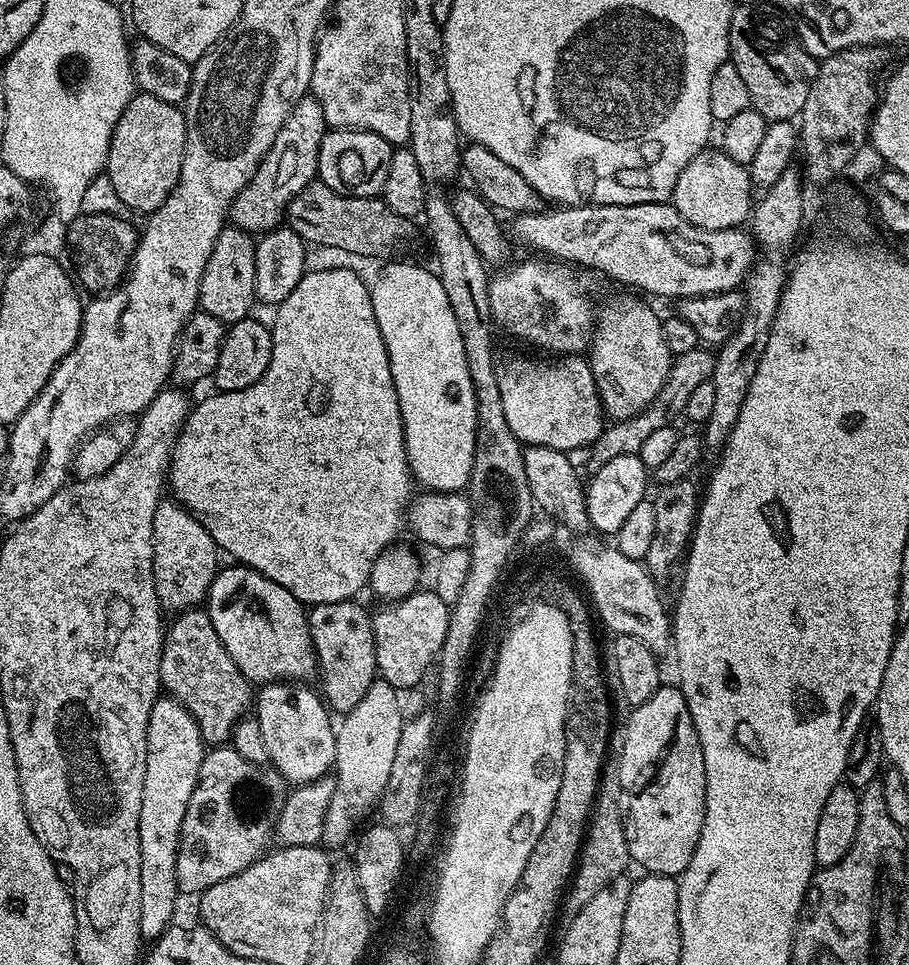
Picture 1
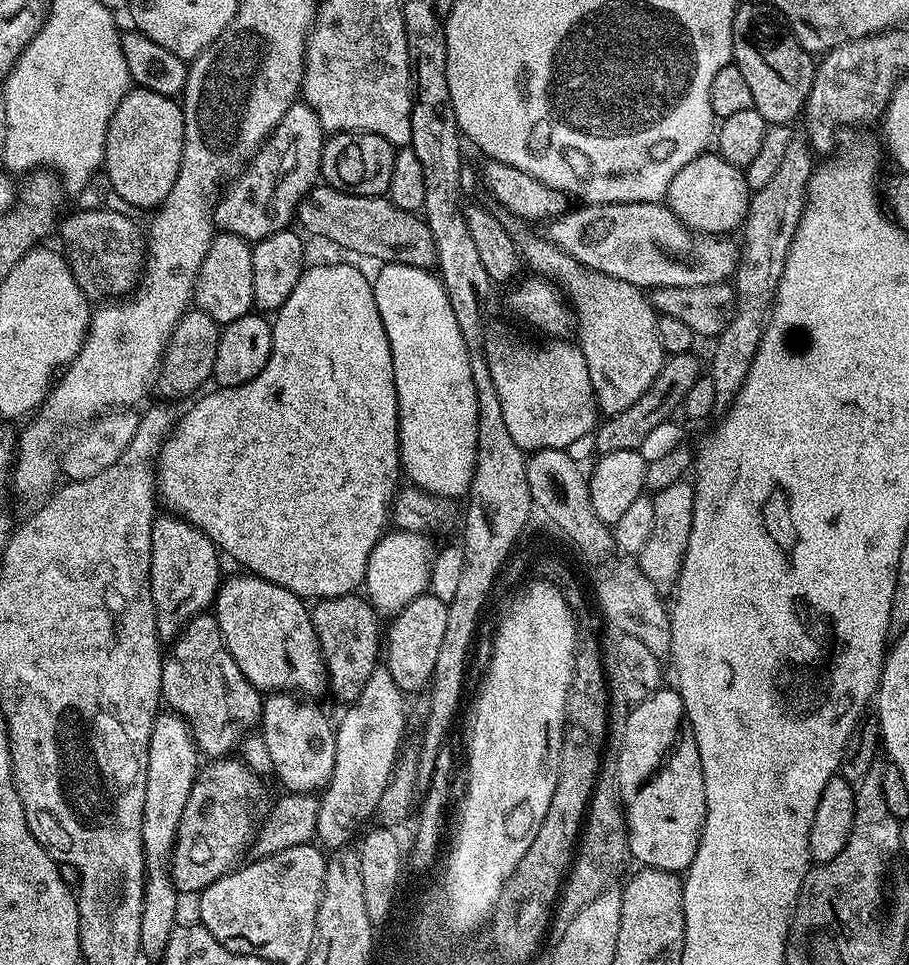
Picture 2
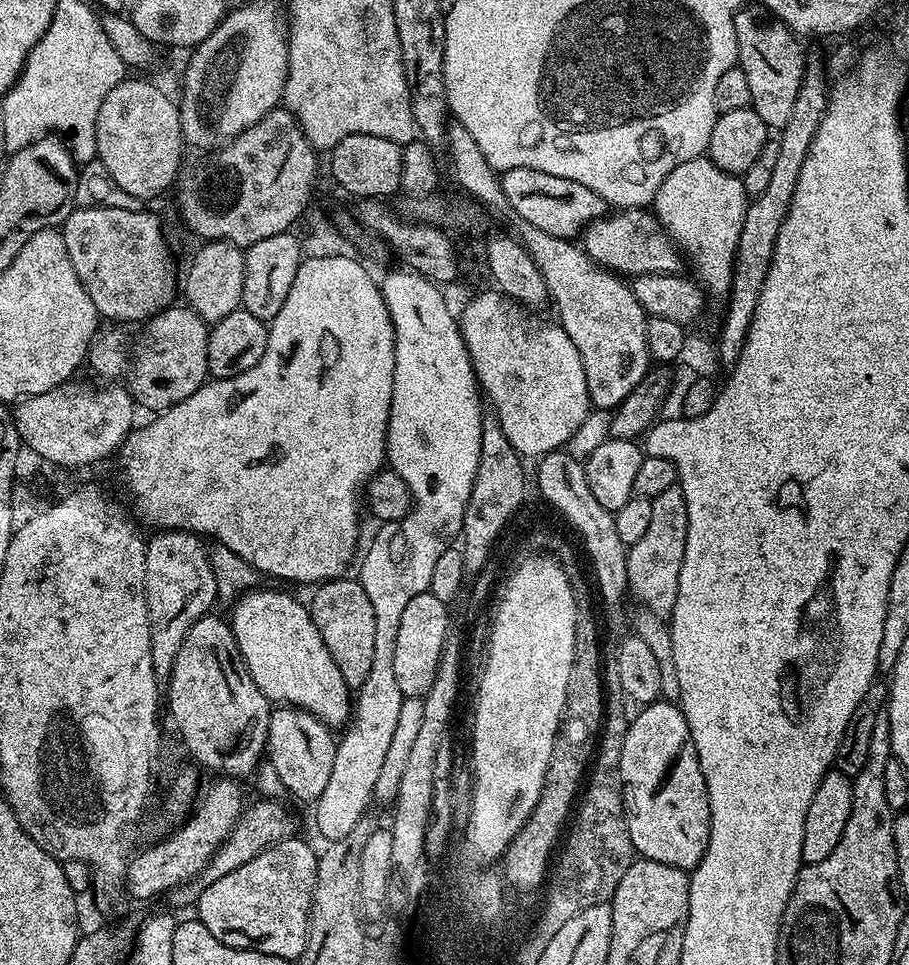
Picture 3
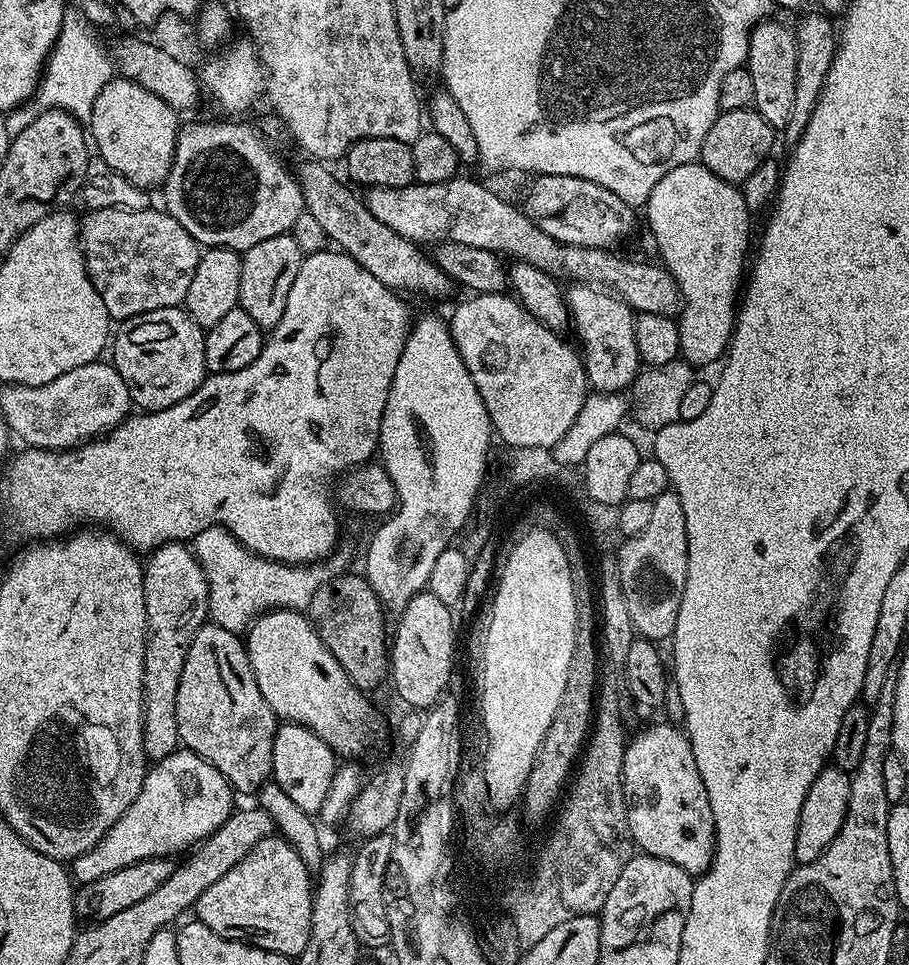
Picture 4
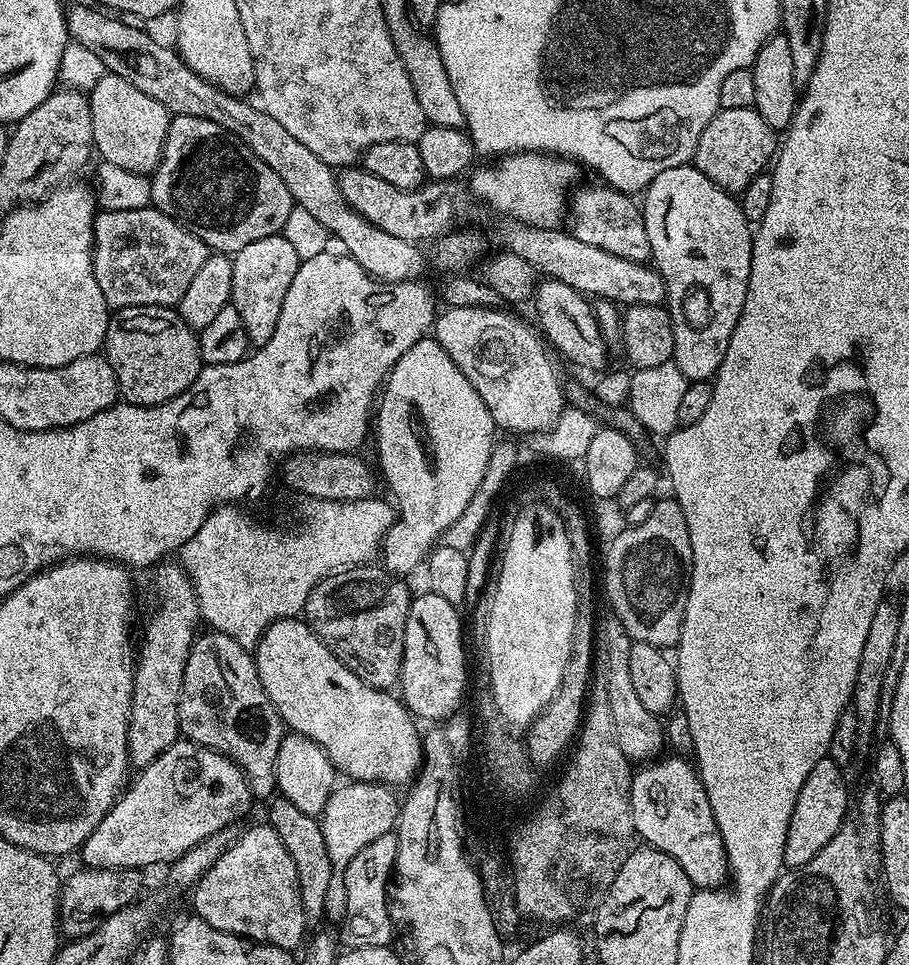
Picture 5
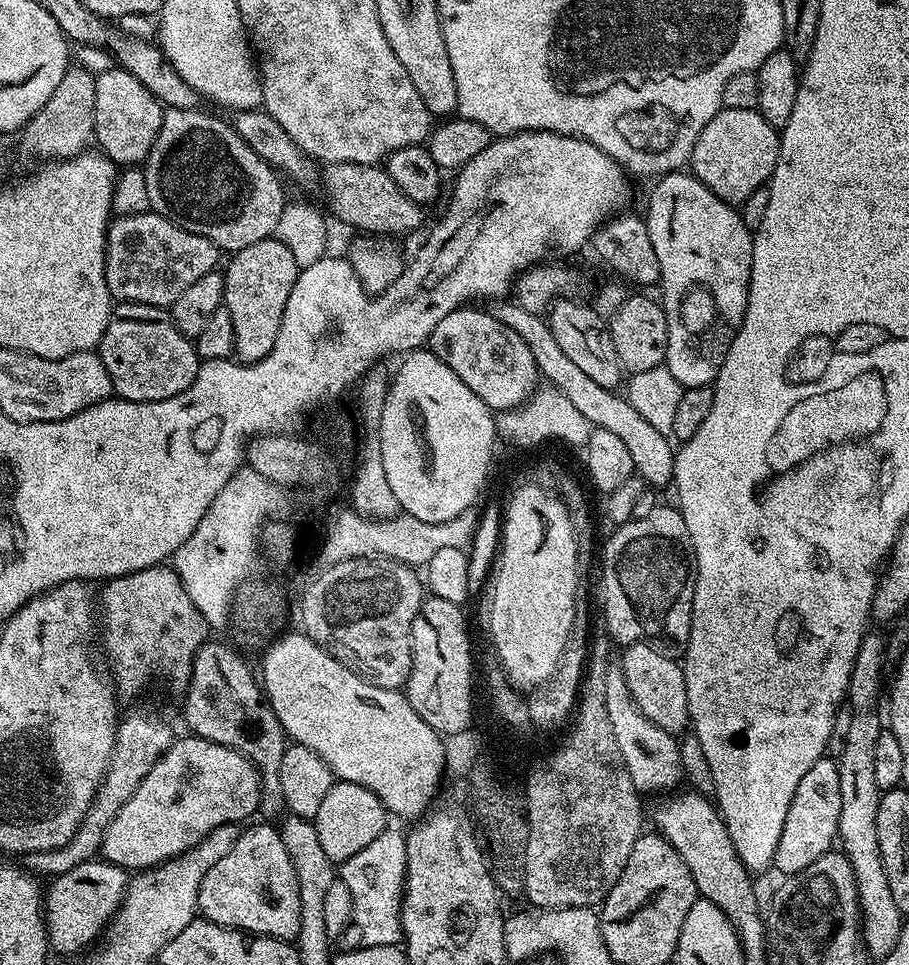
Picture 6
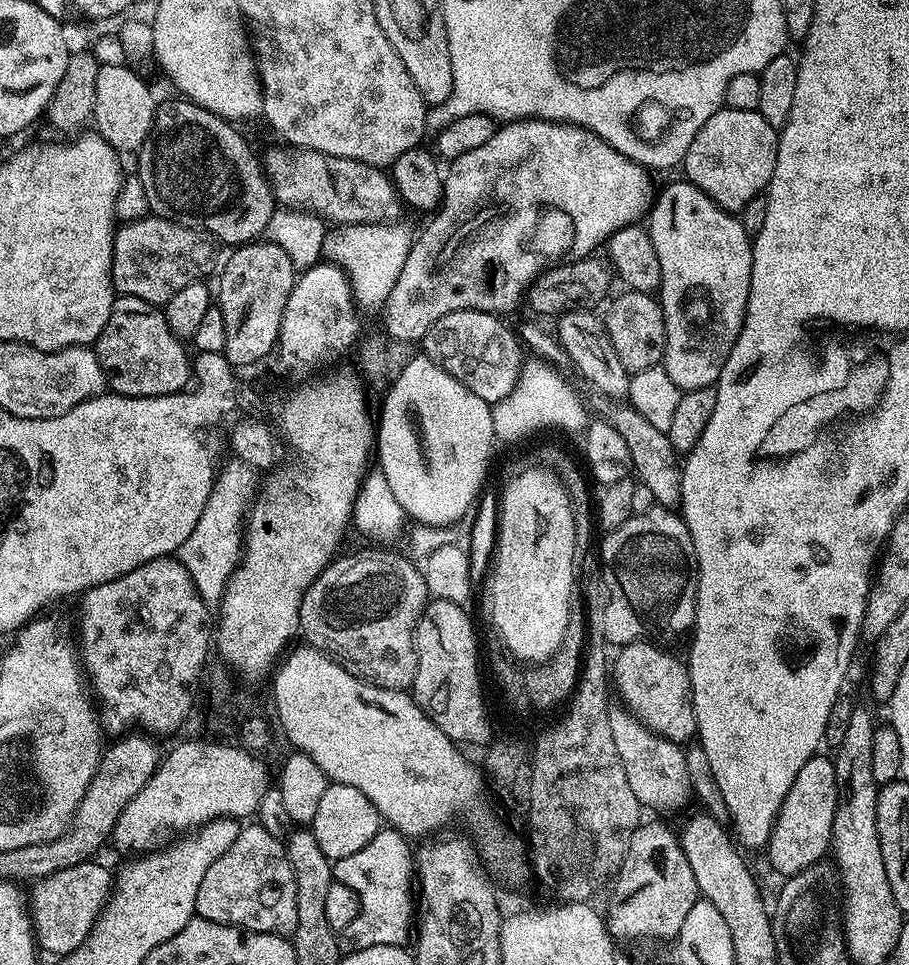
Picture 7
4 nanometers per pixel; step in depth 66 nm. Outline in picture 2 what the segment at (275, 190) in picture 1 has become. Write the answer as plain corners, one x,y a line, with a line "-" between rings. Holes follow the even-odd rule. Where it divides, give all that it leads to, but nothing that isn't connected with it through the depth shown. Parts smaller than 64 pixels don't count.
292,104
290,110
282,114
278,126
267,140
256,149
243,171
227,185
229,188
225,190
224,197
215,201
213,225
220,232
229,232
249,242
265,240
270,238
270,234
285,231
291,220
293,223
304,195
317,187
321,179
320,163
325,139
324,127
308,104

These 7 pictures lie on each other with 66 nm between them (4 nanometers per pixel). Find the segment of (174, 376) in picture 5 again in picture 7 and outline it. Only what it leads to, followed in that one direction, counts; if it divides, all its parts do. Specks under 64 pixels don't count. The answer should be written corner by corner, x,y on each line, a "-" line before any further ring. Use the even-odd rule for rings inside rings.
121,294
113,299
110,318
94,345
96,358
107,377
107,387
118,396
169,396
185,391
190,384
190,356
188,360
184,348
185,345
177,340
170,326
166,326
164,313
157,305

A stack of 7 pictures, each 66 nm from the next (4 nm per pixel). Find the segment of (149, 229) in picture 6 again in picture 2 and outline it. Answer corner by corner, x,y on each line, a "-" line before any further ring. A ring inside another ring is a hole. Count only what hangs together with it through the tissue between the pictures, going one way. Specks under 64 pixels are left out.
80,208
75,211
63,217
58,236
62,238
61,249
74,274
76,285
88,299
100,300
96,302
118,300
126,293
129,295
137,287
144,266
144,236
137,221
104,208
88,211

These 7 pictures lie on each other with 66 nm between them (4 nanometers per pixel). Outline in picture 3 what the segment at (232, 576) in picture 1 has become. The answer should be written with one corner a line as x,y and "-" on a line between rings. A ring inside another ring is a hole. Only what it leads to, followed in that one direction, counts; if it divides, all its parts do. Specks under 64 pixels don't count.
259,588
243,593
231,605
230,615
232,633
250,678
273,705
306,710
333,730
347,725
354,712
354,700
322,642
322,634
318,634
318,626
314,626
311,611
288,592

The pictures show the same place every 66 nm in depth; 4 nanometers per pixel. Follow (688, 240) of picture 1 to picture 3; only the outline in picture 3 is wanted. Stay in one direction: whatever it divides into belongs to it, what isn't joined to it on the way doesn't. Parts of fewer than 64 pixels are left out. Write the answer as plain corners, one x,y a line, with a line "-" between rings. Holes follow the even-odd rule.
647,207
616,210
599,220
593,220
582,233
582,247
592,263
624,278
659,272
675,273
680,260
682,264
681,253
660,227
660,219
655,211

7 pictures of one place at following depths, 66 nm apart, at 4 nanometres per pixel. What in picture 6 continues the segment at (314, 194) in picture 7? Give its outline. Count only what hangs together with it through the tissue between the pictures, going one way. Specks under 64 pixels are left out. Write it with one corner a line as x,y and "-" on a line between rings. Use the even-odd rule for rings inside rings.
338,162
327,165
326,171
328,173
324,176
324,184
328,187
327,211
332,211
342,223
352,228
361,228
364,231
361,233
381,234
389,238
400,236
403,232
412,232
423,222
425,209
406,198
402,190
398,190
398,186
394,186
394,178
390,178
383,167

